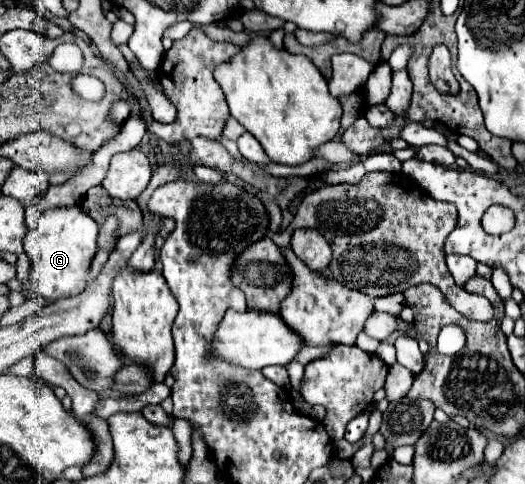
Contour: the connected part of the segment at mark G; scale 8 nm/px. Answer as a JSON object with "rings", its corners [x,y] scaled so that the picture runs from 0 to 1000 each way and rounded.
{"rings":[[[154,428],[93,432],[78,444],[70,477],[51,481],[48,523],[59,535],[55,576],[63,597],[90,622],[143,614],[170,589],[170,552],[185,523],[189,465]]]}

